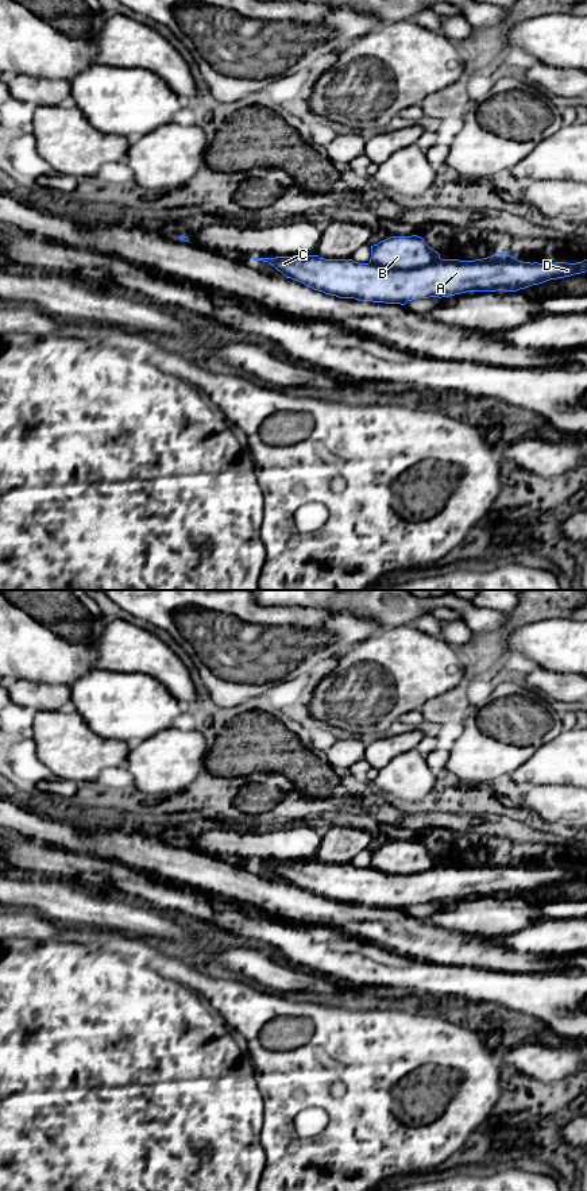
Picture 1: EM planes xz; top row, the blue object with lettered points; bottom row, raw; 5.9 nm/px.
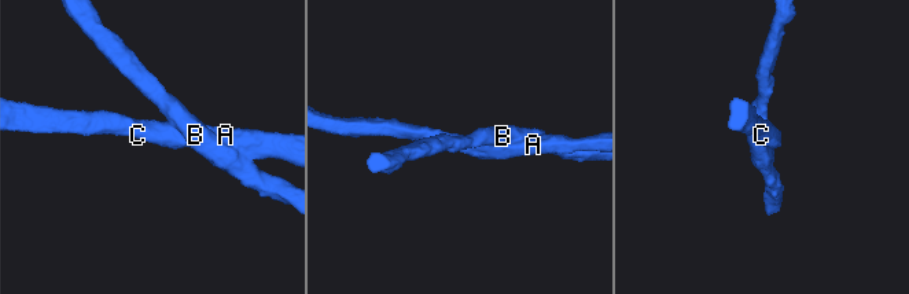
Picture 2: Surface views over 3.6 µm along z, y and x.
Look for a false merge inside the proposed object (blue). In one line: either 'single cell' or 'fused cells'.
fused cells

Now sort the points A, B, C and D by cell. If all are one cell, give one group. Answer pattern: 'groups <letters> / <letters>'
groups A C D / B

